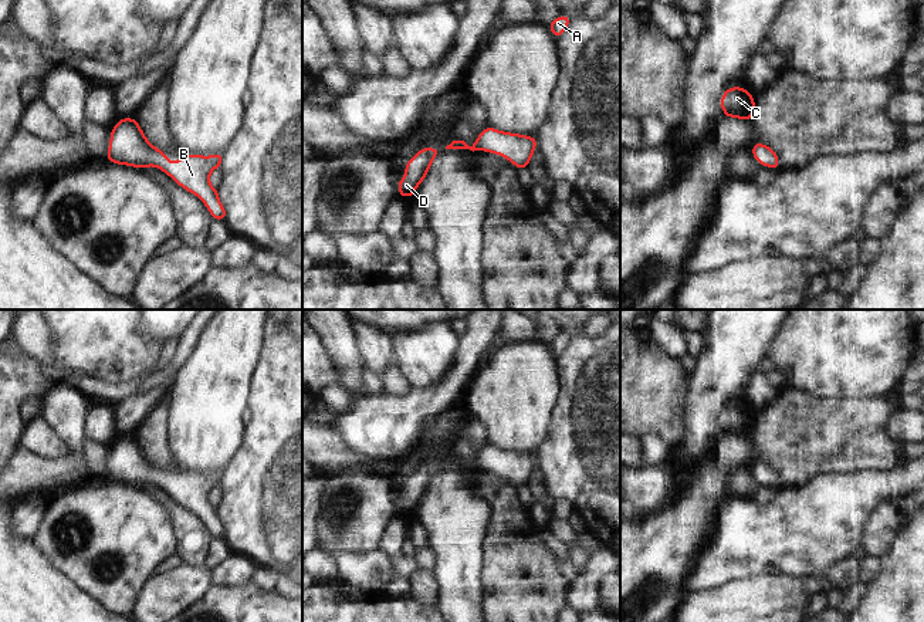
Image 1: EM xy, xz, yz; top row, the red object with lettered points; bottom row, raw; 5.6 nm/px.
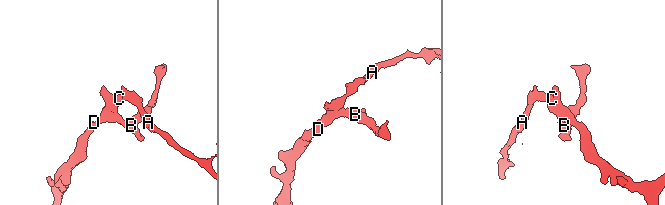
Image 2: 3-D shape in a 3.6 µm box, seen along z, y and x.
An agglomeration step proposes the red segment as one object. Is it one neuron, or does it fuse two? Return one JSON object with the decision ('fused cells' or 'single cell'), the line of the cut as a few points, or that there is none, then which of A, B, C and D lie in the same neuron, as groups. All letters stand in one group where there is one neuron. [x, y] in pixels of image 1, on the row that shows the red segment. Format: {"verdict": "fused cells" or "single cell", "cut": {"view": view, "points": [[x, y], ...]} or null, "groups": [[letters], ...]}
{"verdict": "single cell", "cut": null, "groups": [["A", "B", "C", "D"]]}

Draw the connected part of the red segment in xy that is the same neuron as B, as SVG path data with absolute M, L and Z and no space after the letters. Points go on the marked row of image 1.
M119 118L111 129L111 139L106 159L109 163L133 166L145 169L156 166L170 176L180 187L197 196L213 220L224 222L226 209L219 199L219 189L210 185L210 173L216 168L221 168L224 155L214 153L183 155L180 160L170 162L167 156L153 146L145 136L136 118Z

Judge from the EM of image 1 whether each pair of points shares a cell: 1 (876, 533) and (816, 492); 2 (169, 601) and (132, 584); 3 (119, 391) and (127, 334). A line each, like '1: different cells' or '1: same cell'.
1: different cells
2: different cells
3: different cells

